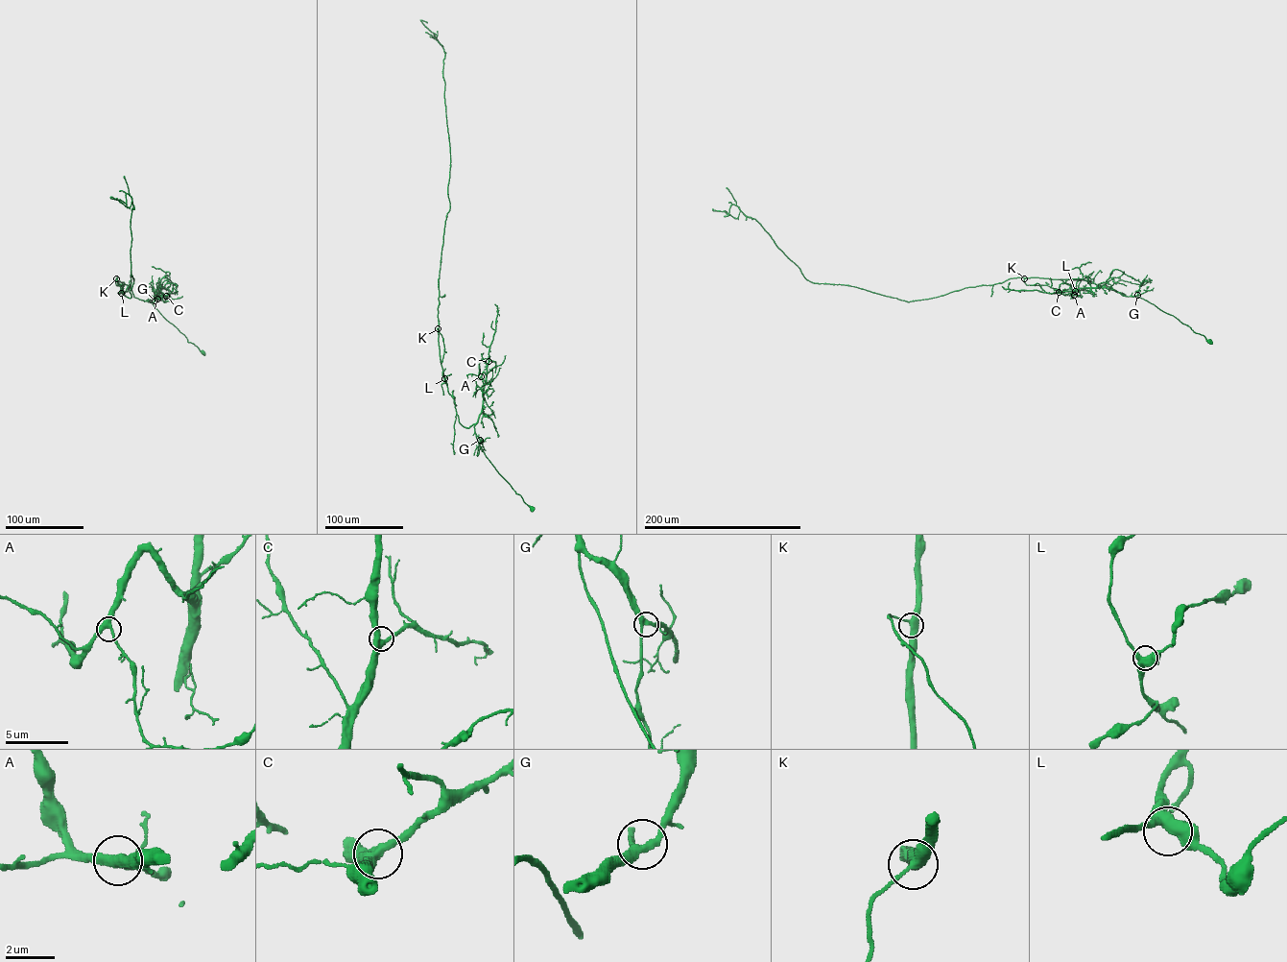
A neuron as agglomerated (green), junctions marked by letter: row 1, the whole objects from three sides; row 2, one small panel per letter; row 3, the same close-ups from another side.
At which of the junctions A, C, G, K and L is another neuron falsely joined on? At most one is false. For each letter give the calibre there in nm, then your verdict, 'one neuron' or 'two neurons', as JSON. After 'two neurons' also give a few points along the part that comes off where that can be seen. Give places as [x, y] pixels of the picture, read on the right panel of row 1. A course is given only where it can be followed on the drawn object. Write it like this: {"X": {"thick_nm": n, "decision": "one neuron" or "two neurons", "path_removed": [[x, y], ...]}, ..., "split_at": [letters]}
{"A": {"thick_nm": 360, "decision": "one neuron"}, "C": {"thick_nm": 440, "decision": "one neuron"}, "G": {"thick_nm": 320, "decision": "one neuron"}, "K": {"thick_nm": 460, "decision": "one neuron"}, "L": {"thick_nm": 480, "decision": "one neuron"}, "split_at": []}

